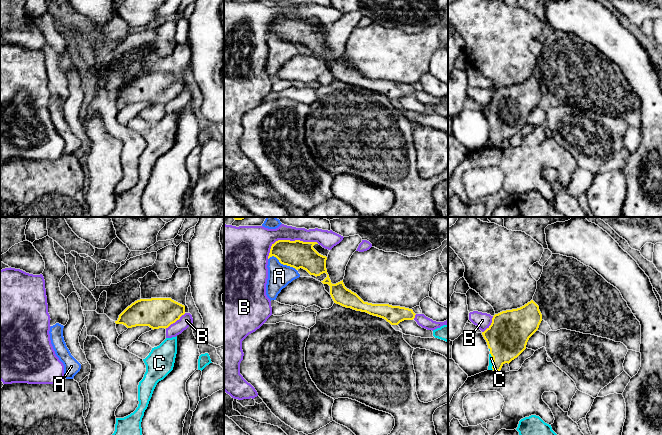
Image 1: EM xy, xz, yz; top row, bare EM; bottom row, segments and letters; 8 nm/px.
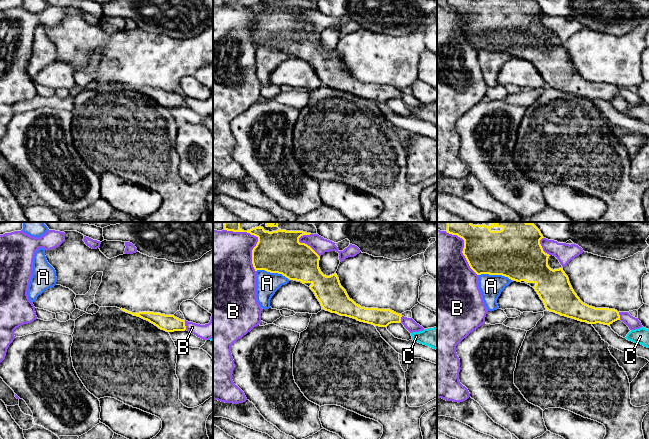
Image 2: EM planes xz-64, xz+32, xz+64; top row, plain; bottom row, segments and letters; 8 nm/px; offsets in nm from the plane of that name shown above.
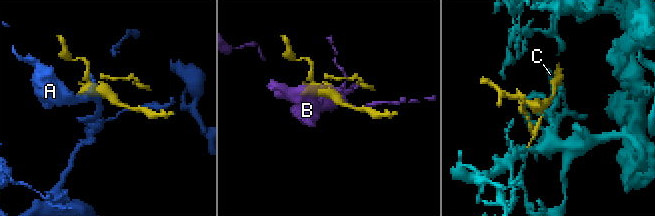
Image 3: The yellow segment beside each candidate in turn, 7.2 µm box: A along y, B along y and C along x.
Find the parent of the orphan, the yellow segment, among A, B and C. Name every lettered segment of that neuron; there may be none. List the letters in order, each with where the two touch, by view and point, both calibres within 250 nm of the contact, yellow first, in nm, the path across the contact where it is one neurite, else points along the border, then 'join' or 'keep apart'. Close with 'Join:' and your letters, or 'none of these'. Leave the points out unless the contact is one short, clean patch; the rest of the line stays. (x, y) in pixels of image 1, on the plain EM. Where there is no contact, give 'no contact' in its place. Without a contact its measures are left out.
A: meets yellow in xz at (282, 39); 220 nm thick on the yellow side, 190 nm on the other; keep apart
B: meets yellow in xz at (288, 16); 220 nm thick on the yellow side, 240 nm on the other; keep apart
C: meets yellow in yz at (493, 137); 340 nm thick on the yellow side, 30 nm on the other; join
Join: C

